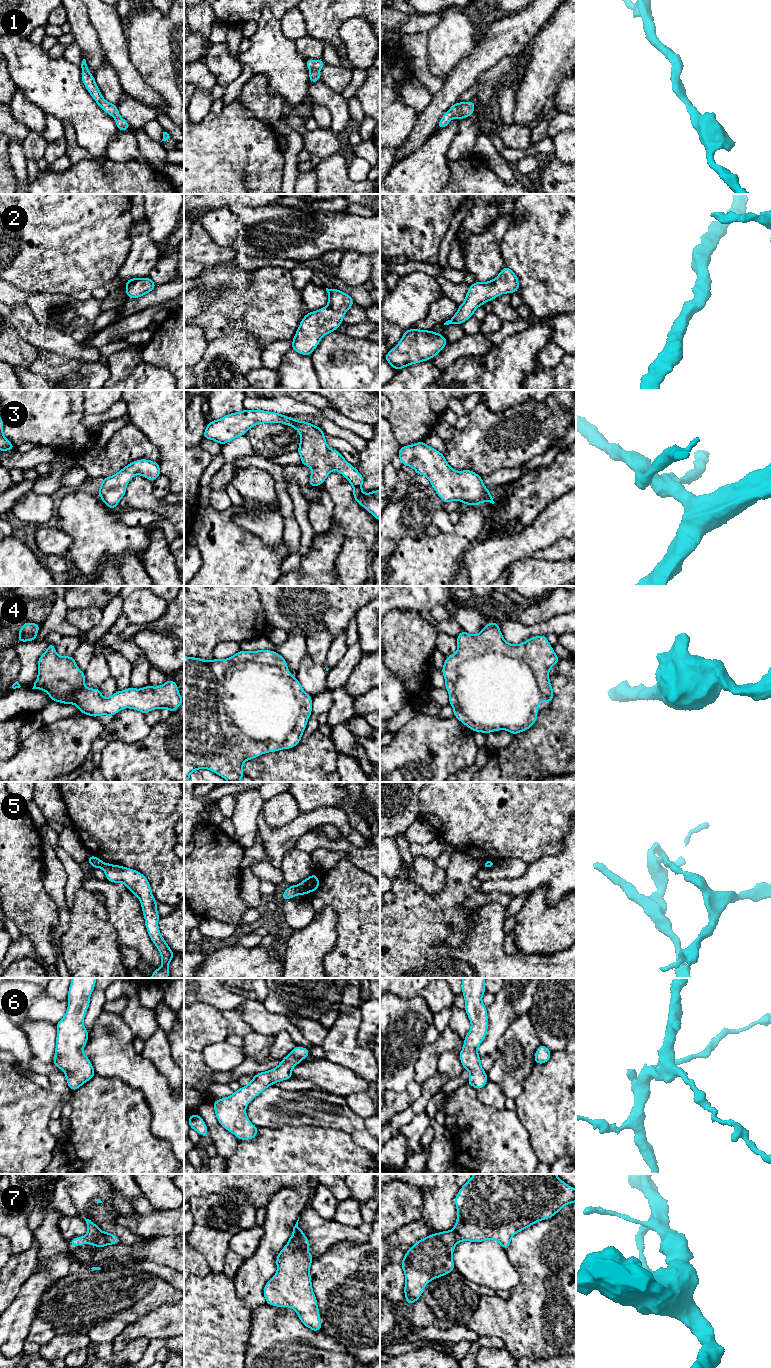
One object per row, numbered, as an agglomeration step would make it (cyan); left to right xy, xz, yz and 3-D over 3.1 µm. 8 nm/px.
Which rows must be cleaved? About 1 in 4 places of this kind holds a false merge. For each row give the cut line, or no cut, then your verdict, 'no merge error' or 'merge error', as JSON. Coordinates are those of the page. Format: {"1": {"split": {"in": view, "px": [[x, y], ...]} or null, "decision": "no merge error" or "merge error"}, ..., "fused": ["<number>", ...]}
{"1": {"split": null, "decision": "no merge error"}, "2": {"split": null, "decision": "no merge error"}, "3": {"split": null, "decision": "no merge error"}, "4": {"split": null, "decision": "no merge error"}, "5": {"split": {"in": "xz", "px": [[296, 886], [300, 893]]}, "decision": "merge error"}, "6": {"split": null, "decision": "no merge error"}, "7": {"split": null, "decision": "no merge error"}, "fused": ["5"]}

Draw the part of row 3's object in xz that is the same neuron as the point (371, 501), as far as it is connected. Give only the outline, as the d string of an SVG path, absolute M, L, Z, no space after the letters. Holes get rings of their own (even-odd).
M244 409L208 422L203 439L210 439L224 445L239 436L244 436L250 428L263 423L282 423L292 426L300 433L297 452L300 454L301 464L312 469L310 487L322 485L331 471L338 471L352 485L355 501L380 522L380 490L363 493L364 477L345 460L339 451L332 450L327 445L325 433L319 426L276 412Z

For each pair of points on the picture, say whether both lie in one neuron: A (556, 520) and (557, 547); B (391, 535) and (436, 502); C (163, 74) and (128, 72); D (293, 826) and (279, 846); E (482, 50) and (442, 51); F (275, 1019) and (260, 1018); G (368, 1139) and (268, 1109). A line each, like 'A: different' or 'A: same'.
A: different
B: same
C: different
D: same
E: different
F: same
G: same

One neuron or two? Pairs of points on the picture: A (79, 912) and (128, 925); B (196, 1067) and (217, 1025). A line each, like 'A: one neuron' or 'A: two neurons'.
A: two neurons
B: one neuron

